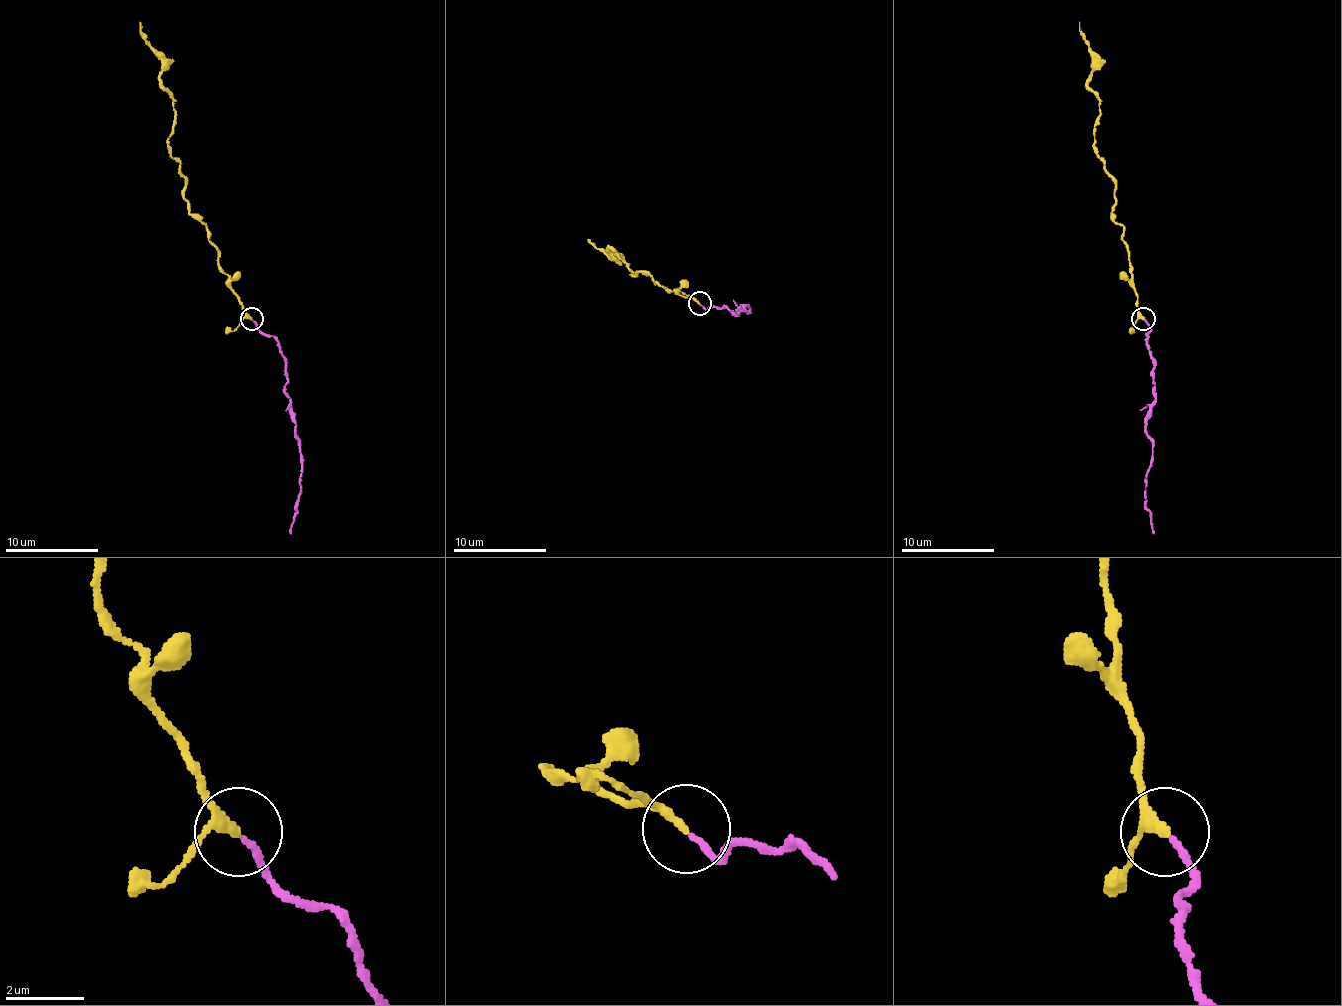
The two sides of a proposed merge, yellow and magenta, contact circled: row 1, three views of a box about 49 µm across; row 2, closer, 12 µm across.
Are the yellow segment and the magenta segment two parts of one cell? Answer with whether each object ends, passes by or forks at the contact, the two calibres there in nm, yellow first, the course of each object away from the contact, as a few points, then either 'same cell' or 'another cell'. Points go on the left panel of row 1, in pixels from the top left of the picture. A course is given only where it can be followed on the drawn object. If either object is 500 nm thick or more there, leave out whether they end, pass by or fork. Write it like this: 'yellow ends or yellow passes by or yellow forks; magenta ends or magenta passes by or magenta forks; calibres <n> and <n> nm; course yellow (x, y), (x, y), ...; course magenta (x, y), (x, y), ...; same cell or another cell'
yellow passes by; magenta ends; calibres 190 and 160 nm; course yellow (252, 318), (219, 264), (210, 232), (189, 211), (168, 145), (173, 97), (161, 85), (161, 55), (140, 22); course magenta (252, 320), (277, 341), (284, 360), (284, 394), (296, 420), (296, 436), (301, 443), (301, 495), (289, 534); same cell

